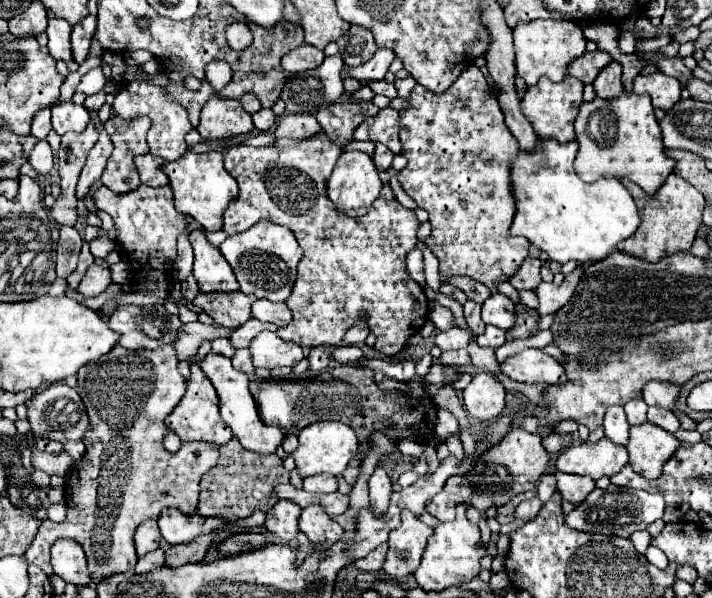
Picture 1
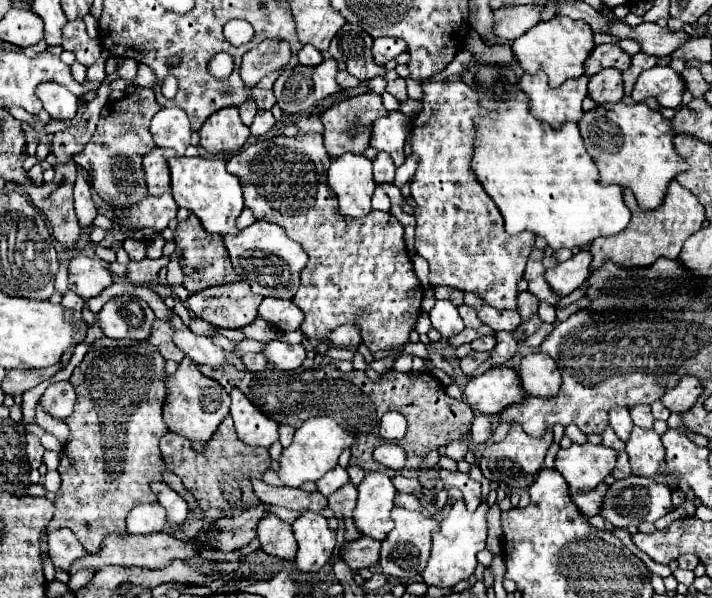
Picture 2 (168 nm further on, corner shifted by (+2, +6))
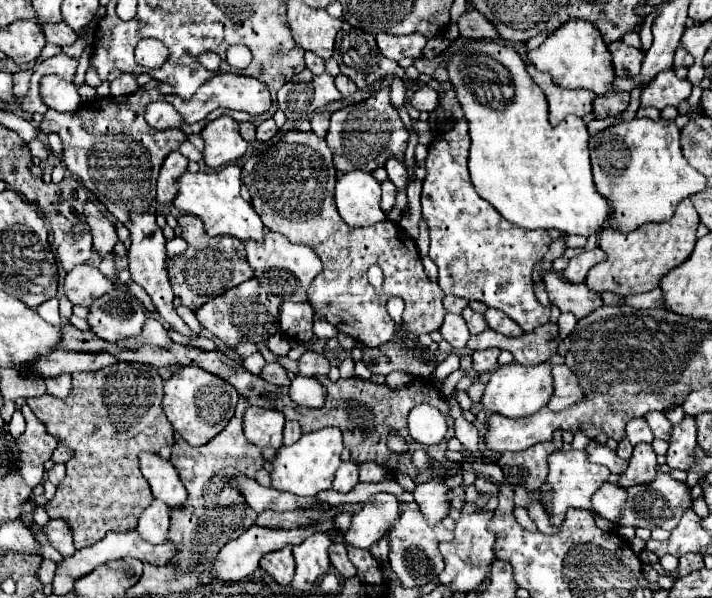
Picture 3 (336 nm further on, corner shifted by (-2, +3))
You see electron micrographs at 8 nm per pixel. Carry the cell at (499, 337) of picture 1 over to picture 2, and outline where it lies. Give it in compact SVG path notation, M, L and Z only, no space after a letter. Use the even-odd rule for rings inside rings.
M482 336L480 340L472 342L470 346L472 346L472 350L476 350L476 352L490 352L490 350L494 348L494 344L496 344L494 336Z

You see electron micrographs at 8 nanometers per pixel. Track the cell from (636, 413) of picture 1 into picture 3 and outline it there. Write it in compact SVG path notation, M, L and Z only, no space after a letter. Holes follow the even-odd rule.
M660 411L648 413L648 417L644 417L644 419L646 419L646 423L650 425L650 429L652 429L652 433L654 433L656 439L664 439L664 441L670 439L672 425L670 425L670 421L664 417L664 413L660 413Z

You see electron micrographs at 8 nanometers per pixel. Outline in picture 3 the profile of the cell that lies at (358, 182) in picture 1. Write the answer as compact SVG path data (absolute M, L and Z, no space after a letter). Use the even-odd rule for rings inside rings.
M348 171L340 175L334 197L340 217L352 227L366 227L386 219L380 209L380 183L372 173Z

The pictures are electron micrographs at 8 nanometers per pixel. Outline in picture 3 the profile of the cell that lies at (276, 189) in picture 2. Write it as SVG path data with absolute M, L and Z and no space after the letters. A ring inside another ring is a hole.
M288 131L282 137L282 143L276 151L272 153L260 153L250 157L244 167L242 167L242 183L248 187L252 195L252 207L260 215L262 223L270 231L278 231L288 241L292 243L302 243L314 249L314 253L320 257L324 271L314 277L312 285L308 287L308 303L312 305L314 313L332 323L338 331L354 337L366 347L380 347L388 341L392 341L396 333L396 323L390 319L386 311L386 301L390 297L402 297L404 299L404 315L402 315L402 325L412 333L412 335L422 335L430 333L434 329L440 329L446 309L442 307L442 289L438 287L436 281L430 283L430 279L424 273L418 249L414 239L396 223L384 219L372 227L356 227L352 229L342 221L338 215L336 203L334 203L334 183L336 183L336 169L332 163L332 151L328 149L326 141L316 137L312 131L302 133L302 131ZM370 265L380 265L384 271L384 285L382 293L376 293L376 289L368 283L366 271Z

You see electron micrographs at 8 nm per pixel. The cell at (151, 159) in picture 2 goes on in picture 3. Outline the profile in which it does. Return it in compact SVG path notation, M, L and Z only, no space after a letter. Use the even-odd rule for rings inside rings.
M172 151L162 167L160 167L160 175L158 175L158 203L172 203L178 189L176 189L176 181L178 177L186 171L186 165L188 165L188 159L184 155L180 155L178 151Z

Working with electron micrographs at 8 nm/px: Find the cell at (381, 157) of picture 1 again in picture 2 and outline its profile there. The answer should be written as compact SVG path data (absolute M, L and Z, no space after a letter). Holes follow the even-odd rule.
M378 154L378 158L374 160L374 182L376 182L376 186L394 184L394 170L396 170L396 166L392 164L392 158L388 158L386 154Z

